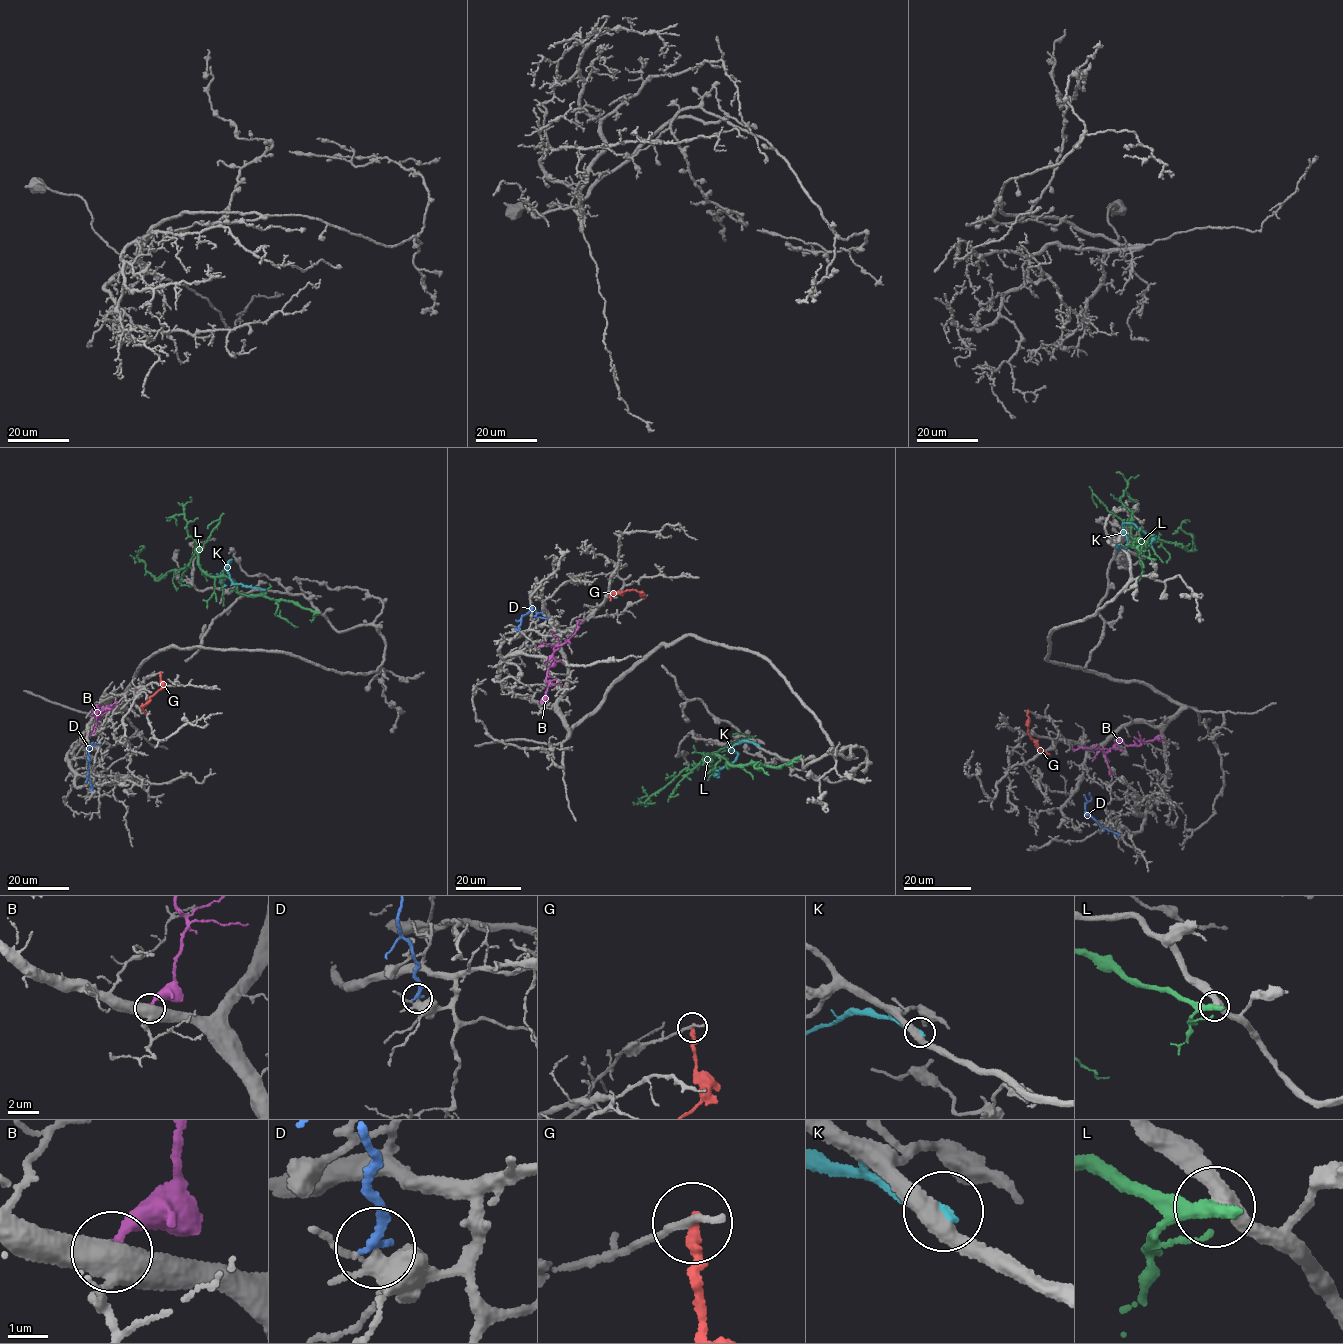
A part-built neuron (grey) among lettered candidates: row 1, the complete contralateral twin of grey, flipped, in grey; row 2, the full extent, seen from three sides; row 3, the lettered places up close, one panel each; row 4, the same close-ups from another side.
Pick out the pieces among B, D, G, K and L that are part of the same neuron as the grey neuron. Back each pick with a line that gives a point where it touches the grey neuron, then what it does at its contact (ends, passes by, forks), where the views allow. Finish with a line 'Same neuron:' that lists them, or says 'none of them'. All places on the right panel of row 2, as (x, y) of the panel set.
Same neuron: none of them

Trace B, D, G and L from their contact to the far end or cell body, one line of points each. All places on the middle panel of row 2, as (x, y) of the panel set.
B: (540, 702), (545, 696), (547, 668), (552, 664), (555, 646), (571, 637), (577, 622), (584, 620)
D: (516, 629), (522, 616), (532, 608), (536, 617), (547, 619)
G: (644, 598), (634, 589), (614, 593), (610, 600)
L: (799, 757), (729, 768), (704, 753), (639, 799), (647, 796), (644, 806)

